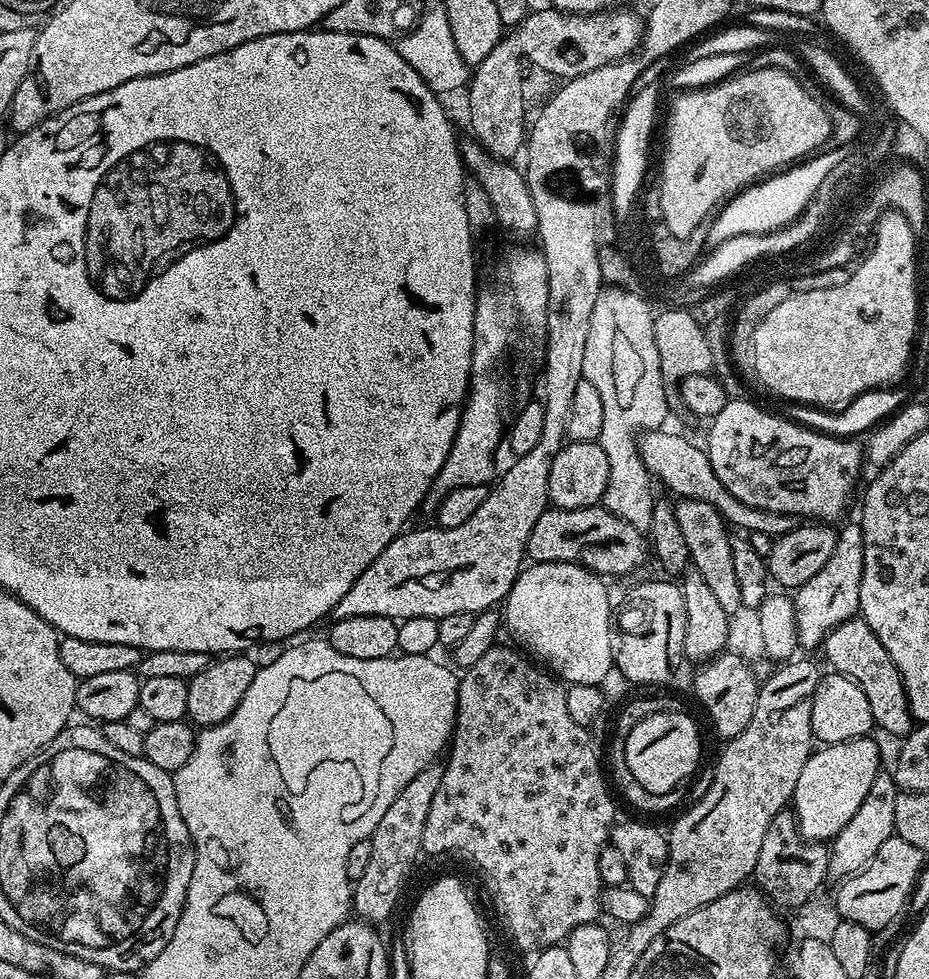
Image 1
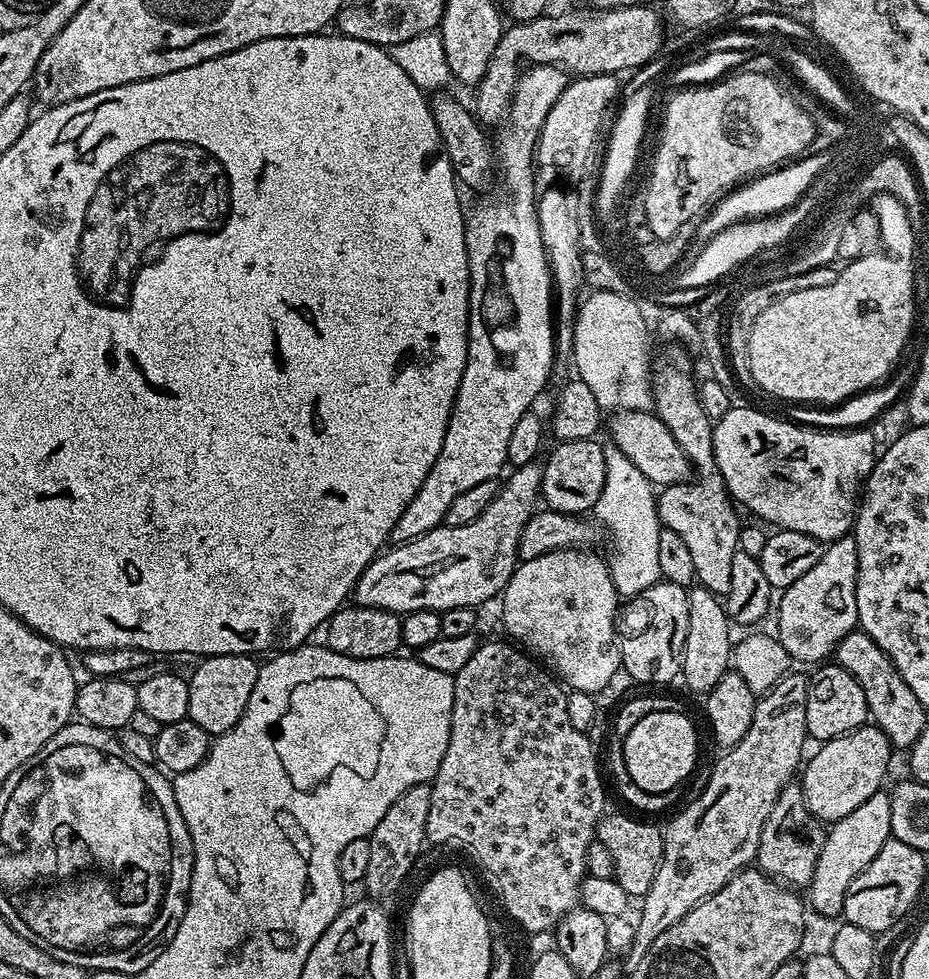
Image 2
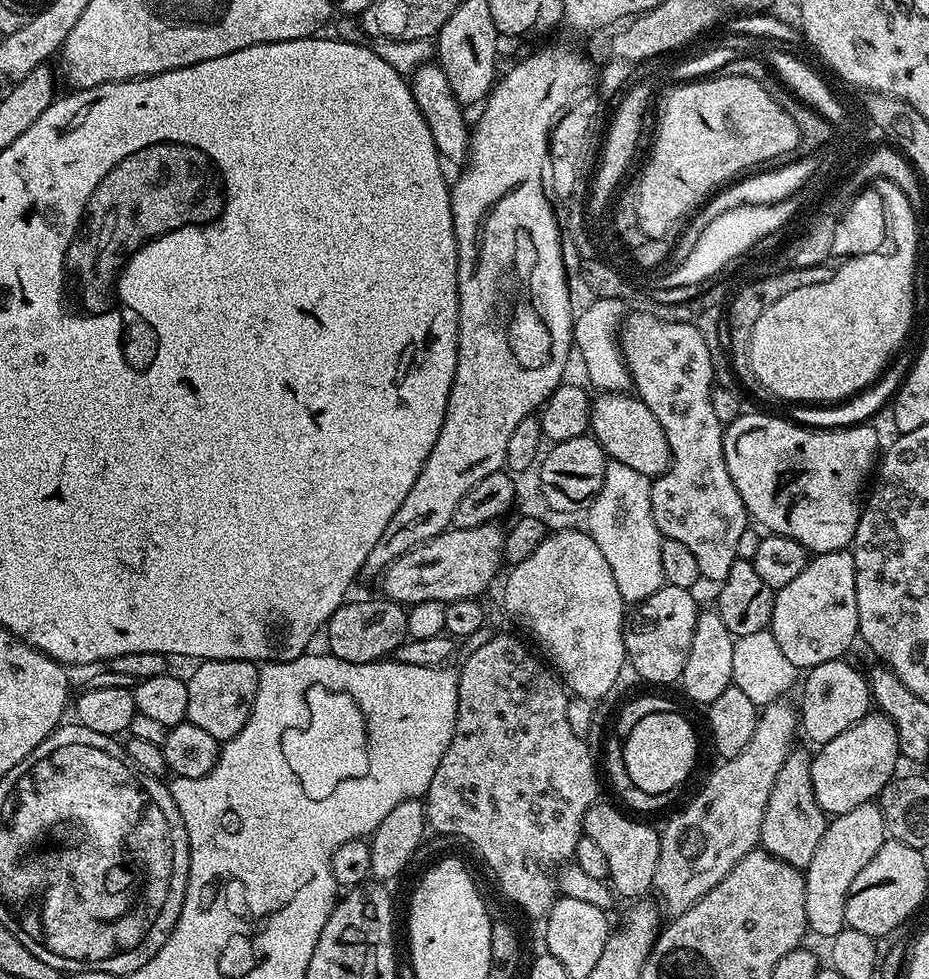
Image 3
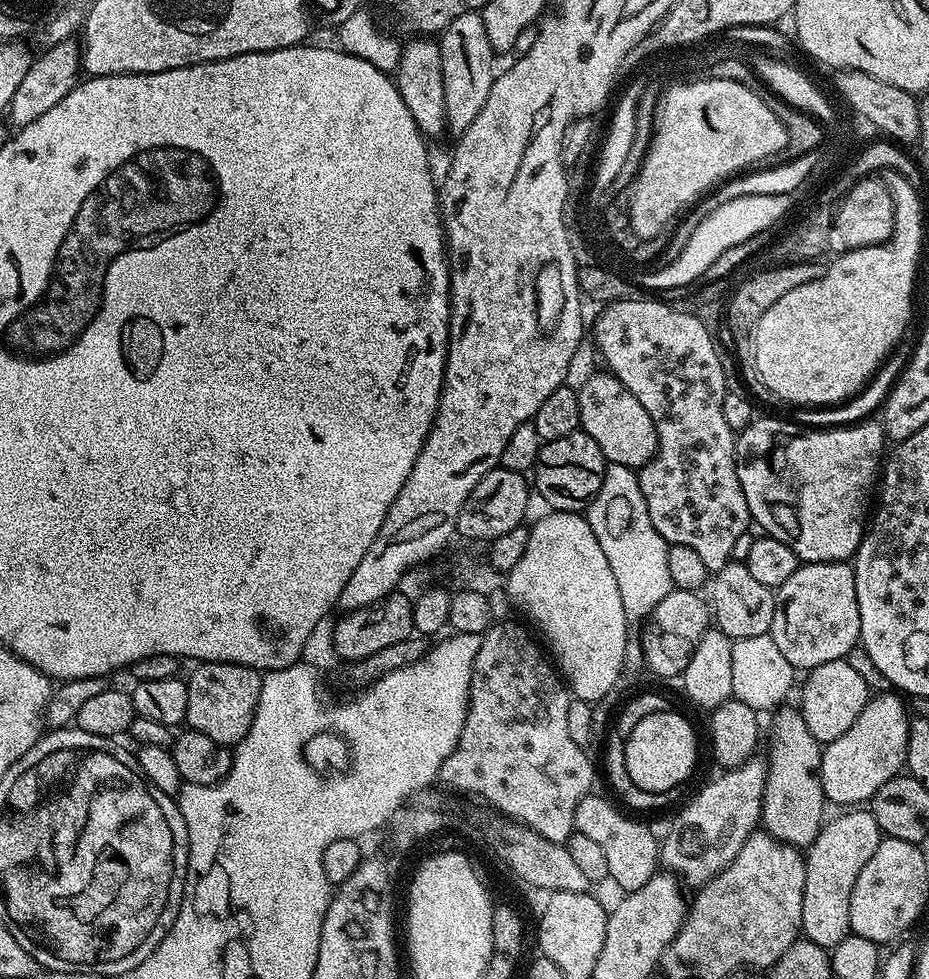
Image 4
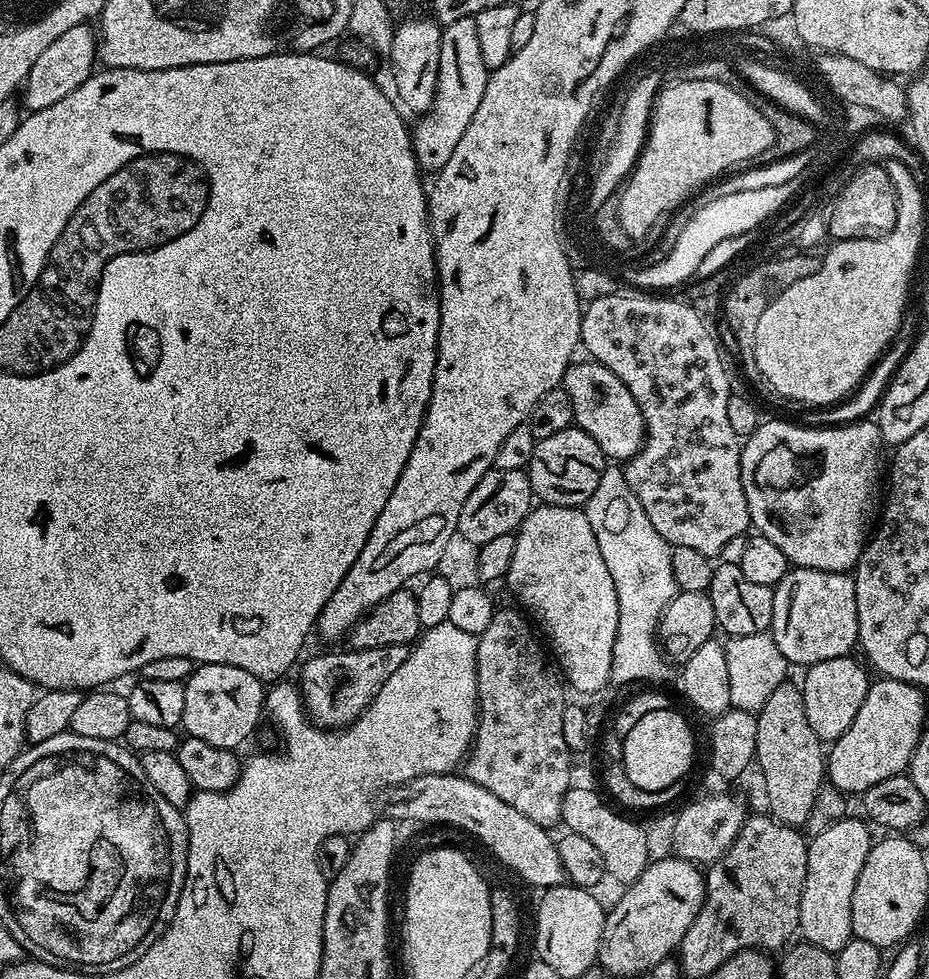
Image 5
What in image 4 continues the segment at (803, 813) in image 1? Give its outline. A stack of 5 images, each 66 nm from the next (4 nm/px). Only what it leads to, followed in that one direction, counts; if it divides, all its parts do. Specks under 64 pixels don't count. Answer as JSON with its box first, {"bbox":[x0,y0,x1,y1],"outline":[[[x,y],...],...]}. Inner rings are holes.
{"bbox":[820,690,910,806],"outline":[[[887,690],[881,696],[873,695],[868,704],[858,714],[854,726],[842,734],[842,738],[834,738],[834,742],[823,745],[820,754],[820,777],[822,778],[822,790],[825,801],[840,806],[860,806],[863,802],[871,801],[872,795],[879,790],[890,778],[901,775],[908,758],[908,726],[910,715],[904,709],[904,704],[899,700],[901,697],[895,691]]]}

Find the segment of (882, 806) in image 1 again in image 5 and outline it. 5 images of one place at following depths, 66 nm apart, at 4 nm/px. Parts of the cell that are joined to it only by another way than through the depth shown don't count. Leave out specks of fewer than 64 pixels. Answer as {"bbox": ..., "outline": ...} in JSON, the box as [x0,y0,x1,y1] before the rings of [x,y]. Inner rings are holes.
{"bbox":[799,819,874,953],"outline":[[[863,819],[833,820],[821,832],[807,841],[806,882],[800,903],[799,935],[805,941],[824,950],[838,953],[852,935],[852,899],[854,886],[858,886],[858,874],[866,866],[866,858],[874,843],[873,829]]]}

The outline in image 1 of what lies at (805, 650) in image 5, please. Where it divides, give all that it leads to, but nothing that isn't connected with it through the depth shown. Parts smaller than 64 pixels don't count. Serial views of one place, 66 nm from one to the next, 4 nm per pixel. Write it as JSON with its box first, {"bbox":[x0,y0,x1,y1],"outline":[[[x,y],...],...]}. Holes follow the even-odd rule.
{"bbox":[791,522,864,649],"outline":[[[852,522],[839,529],[834,554],[826,561],[826,566],[810,578],[791,597],[794,618],[796,619],[796,638],[803,648],[819,649],[824,639],[842,622],[853,619],[860,610],[860,587],[862,586],[862,566],[864,565],[864,543],[859,523]]]}

